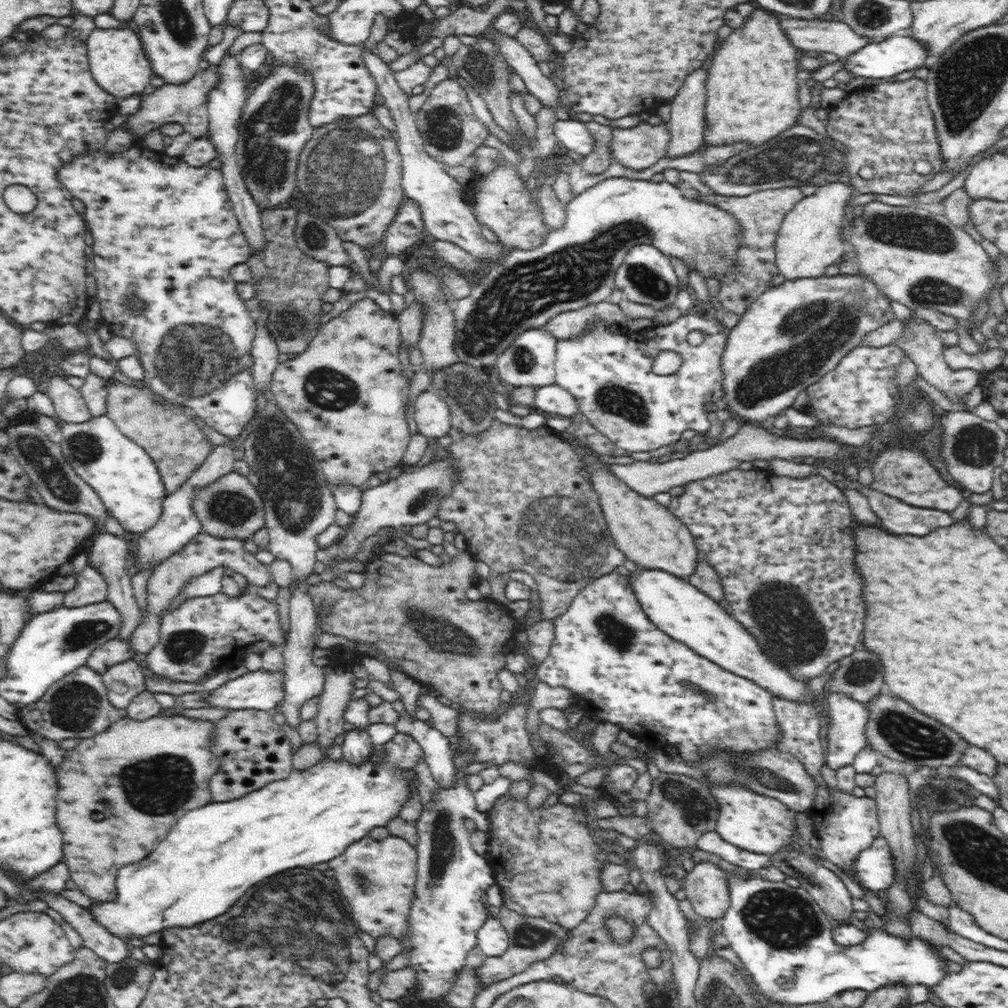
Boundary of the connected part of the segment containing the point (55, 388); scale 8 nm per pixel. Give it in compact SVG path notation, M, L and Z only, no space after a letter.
M52 376L47 395L52 399L57 422L80 424L93 416L85 404L80 390L76 390L64 377Z

